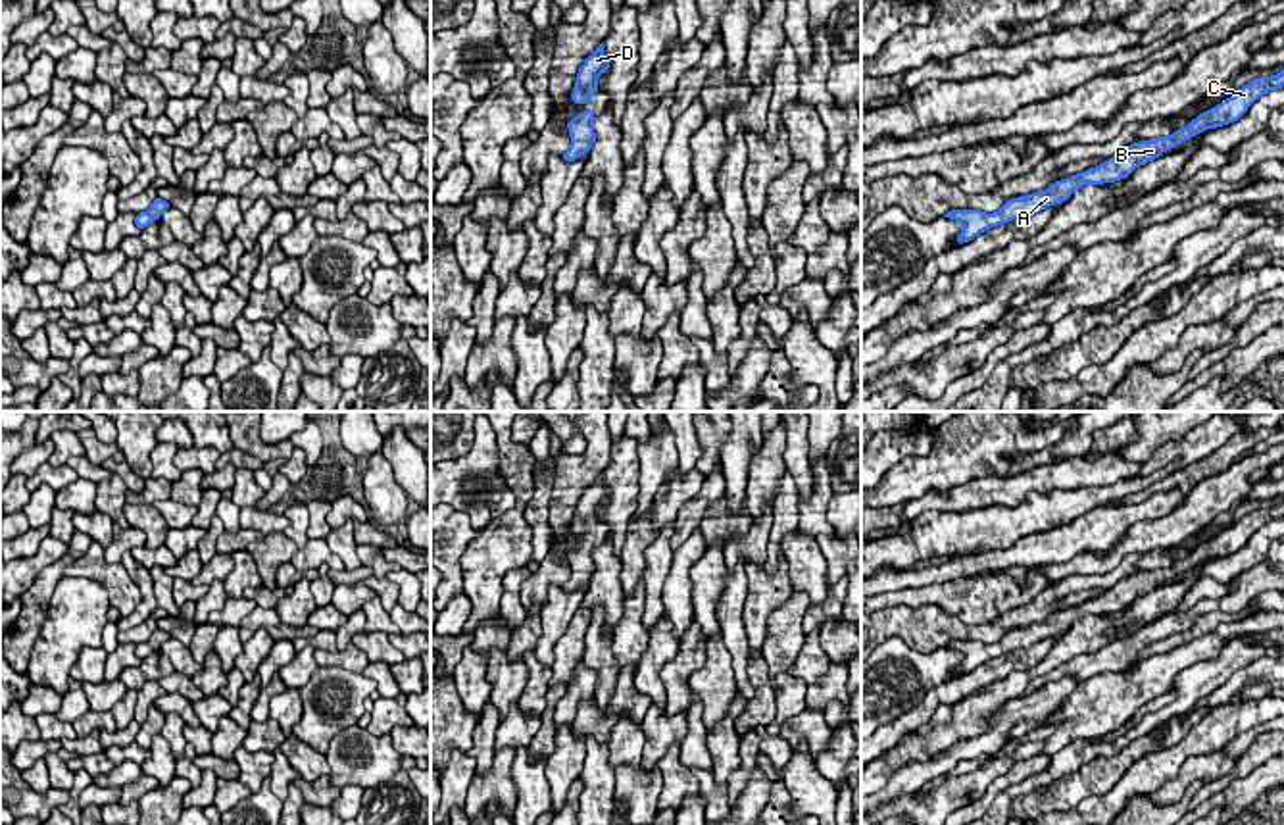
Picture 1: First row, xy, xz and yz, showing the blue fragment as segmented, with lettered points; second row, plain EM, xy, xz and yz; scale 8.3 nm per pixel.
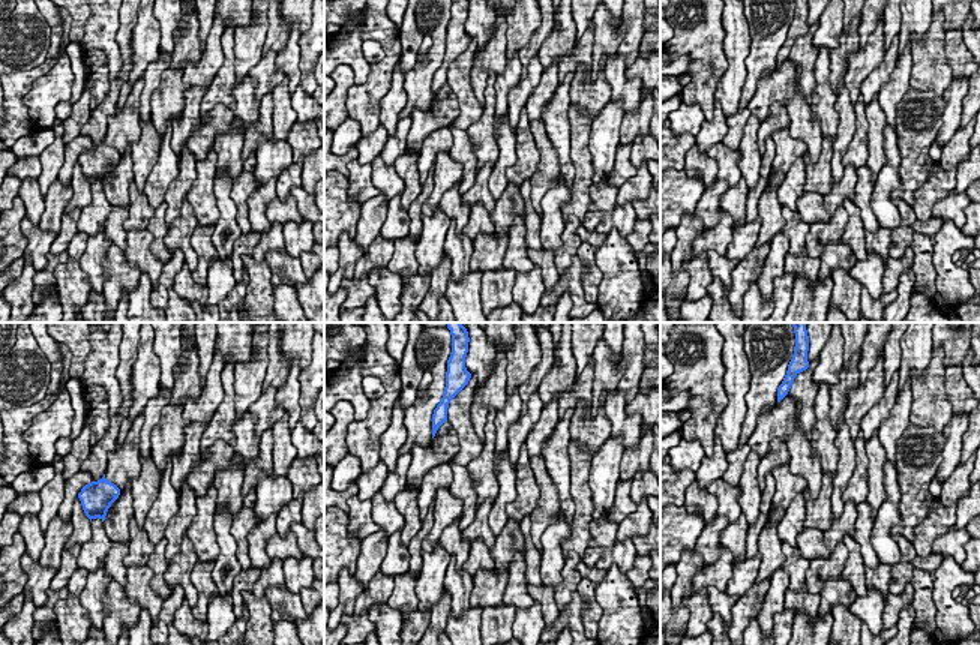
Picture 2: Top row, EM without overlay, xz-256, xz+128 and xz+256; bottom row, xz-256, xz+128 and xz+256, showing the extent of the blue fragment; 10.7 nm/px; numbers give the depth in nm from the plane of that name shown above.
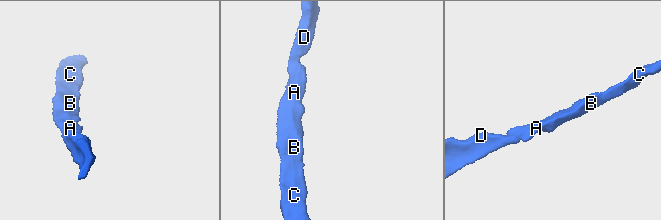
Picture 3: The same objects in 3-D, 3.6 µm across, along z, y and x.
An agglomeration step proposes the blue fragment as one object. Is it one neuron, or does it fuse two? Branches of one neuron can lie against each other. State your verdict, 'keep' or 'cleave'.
keep

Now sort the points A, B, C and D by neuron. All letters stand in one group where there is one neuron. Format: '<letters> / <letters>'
A B C D

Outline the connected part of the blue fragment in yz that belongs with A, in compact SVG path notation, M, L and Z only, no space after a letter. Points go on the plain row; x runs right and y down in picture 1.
M1284 502L1272 508L1253 510L1242 519L1238 519L1230 529L1222 531L1213 540L1199 544L1184 560L1174 562L1171 567L1157 567L1124 577L1101 596L1090 598L1063 612L1055 612L1042 623L1011 629L994 644L984 644L980 640L951 640L944 648L961 652L963 660L955 673L969 673L992 658L1009 654L1019 648L1028 650L1030 646L1046 640L1048 637L1061 635L1069 631L1076 619L1082 619L1088 613L1103 615L1126 610L1136 598L1146 596L1148 592L1163 587L1165 581L1171 581L1190 571L1205 560L1217 560L1238 552L1255 531L1282 517Z

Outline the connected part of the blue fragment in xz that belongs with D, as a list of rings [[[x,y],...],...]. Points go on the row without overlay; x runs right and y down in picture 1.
[[[604,473],[579,498],[577,512],[571,523],[575,535],[590,537],[590,529],[598,523],[598,506],[605,504],[609,488],[604,487]]]

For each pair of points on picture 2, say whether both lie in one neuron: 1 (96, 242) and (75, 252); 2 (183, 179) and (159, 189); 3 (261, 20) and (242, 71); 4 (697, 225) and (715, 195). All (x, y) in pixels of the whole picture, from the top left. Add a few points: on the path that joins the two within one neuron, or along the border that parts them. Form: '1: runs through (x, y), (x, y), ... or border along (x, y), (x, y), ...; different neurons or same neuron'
1: border along (89, 237), (80, 260), (87, 282); different neurons
2: border along (179, 159), (179, 174), (170, 185), (164, 200); different neurons
3: runs through (255, 32), (248, 41), (246, 59); same neuron
4: border along (694, 213), (704, 228); different neurons

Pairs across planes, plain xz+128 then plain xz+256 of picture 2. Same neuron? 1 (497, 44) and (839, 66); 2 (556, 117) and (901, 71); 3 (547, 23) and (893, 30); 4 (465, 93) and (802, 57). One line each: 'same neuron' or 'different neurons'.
1: different neurons
2: same neuron
3: different neurons
4: same neuron

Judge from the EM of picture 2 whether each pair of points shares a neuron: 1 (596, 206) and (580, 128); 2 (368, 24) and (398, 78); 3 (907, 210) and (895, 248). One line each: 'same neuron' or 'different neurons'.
1: different neurons
2: different neurons
3: same neuron

